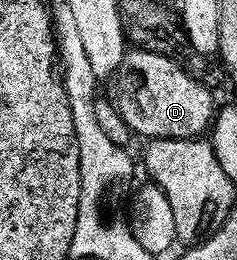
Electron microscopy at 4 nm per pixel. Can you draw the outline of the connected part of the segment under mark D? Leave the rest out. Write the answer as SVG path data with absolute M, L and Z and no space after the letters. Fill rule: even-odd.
M133 49L126 54L112 80L113 107L121 114L121 119L133 131L138 131L145 141L155 139L200 139L212 128L215 118L213 95L204 87L200 78L193 78L184 66L173 57L144 49Z

